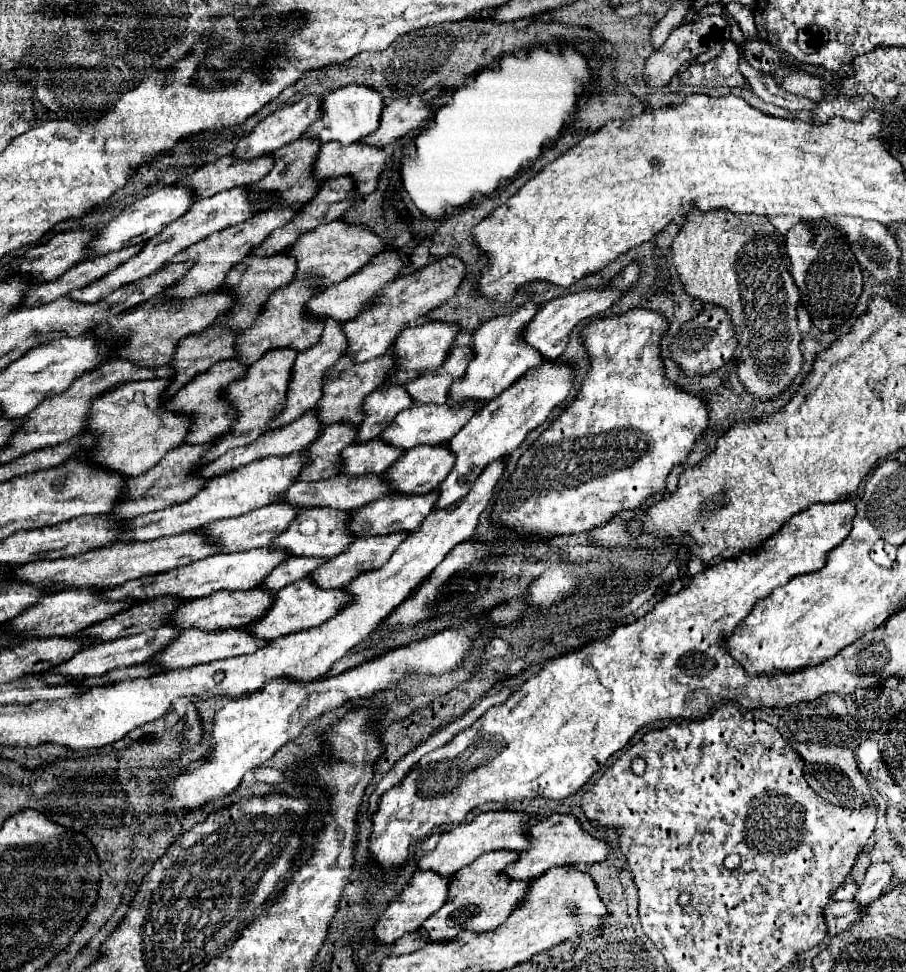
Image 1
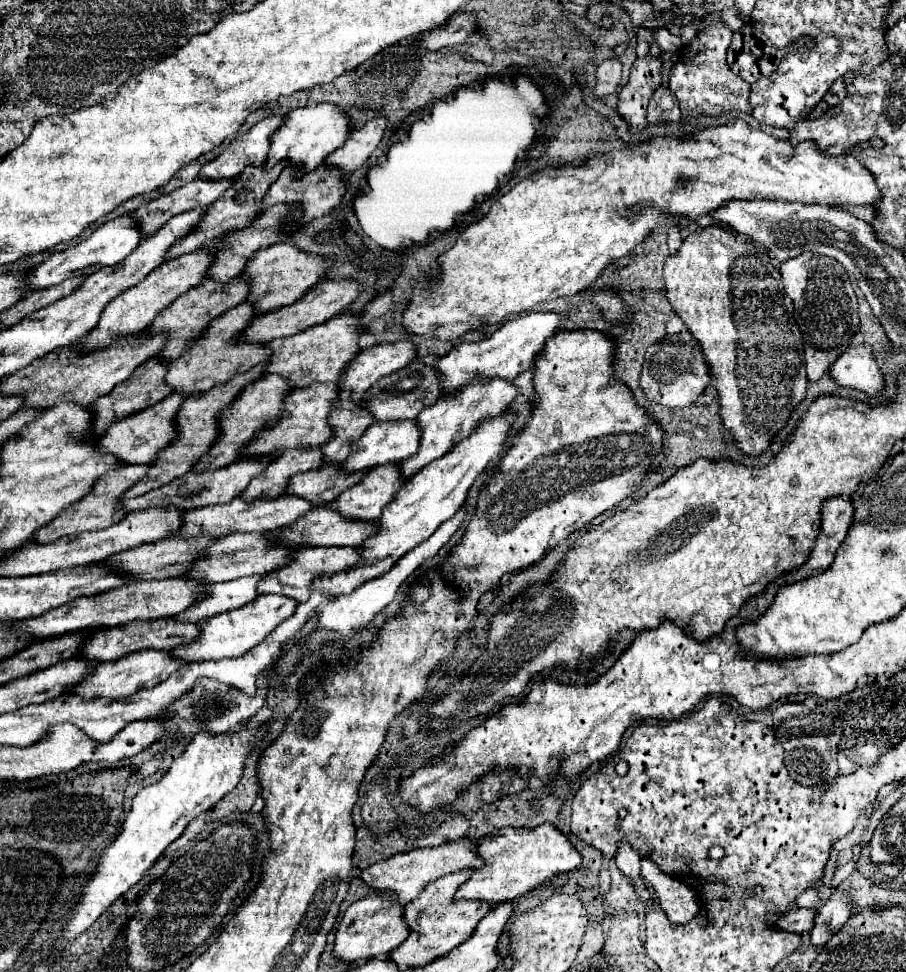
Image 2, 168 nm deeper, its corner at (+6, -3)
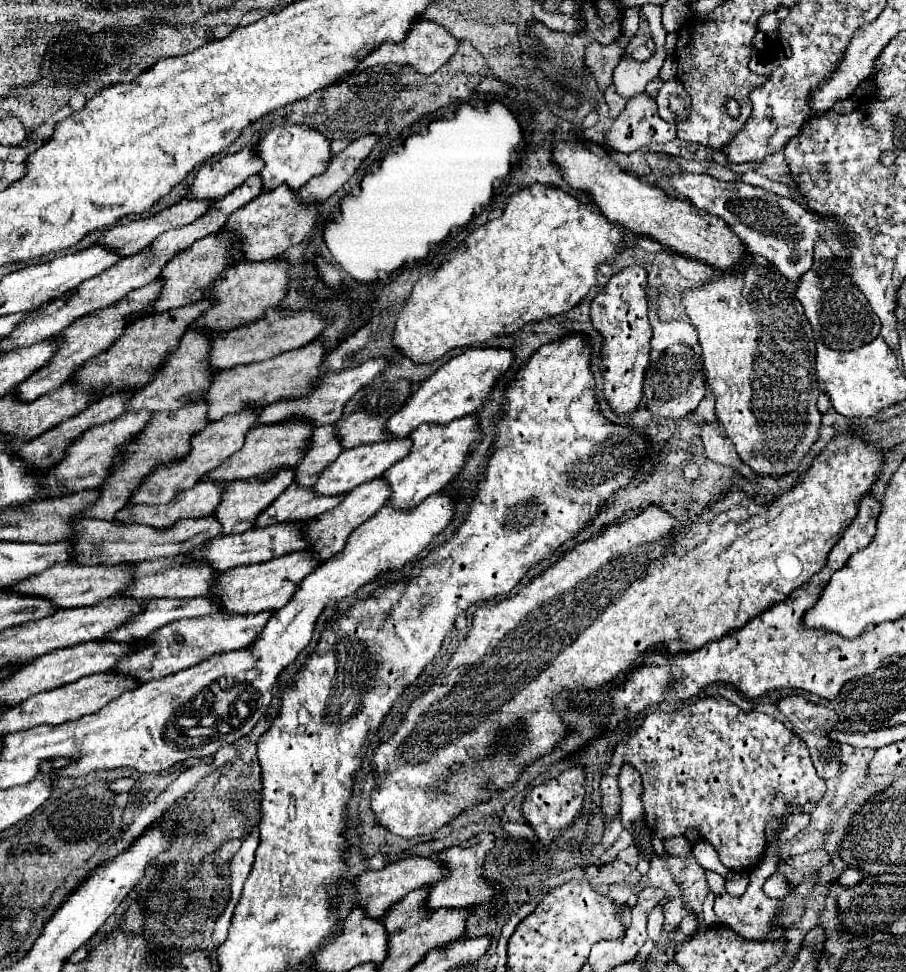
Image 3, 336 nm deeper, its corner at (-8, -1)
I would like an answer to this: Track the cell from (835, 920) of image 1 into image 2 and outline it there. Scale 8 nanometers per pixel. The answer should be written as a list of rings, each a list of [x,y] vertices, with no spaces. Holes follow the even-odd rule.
[[[796,909],[796,911],[788,911],[788,915],[784,915],[784,919],[780,921],[780,927],[784,927],[786,931],[810,933],[814,927],[814,919],[816,919],[816,911]]]

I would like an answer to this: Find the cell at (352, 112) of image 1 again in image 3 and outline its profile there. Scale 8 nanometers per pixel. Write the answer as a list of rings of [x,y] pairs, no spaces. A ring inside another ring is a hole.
[[[282,125],[274,127],[256,147],[254,153],[264,161],[262,171],[258,173],[262,179],[262,193],[270,193],[280,185],[286,185],[290,191],[298,191],[312,177],[324,173],[330,163],[330,141],[318,135],[318,131],[302,131],[300,125]]]

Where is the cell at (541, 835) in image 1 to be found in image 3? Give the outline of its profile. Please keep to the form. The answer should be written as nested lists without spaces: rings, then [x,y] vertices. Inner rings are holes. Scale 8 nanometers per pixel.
[[[478,833],[472,839],[456,845],[456,847],[448,847],[438,851],[434,857],[448,869],[448,875],[440,877],[436,883],[430,883],[428,889],[428,897],[424,901],[426,909],[440,909],[440,907],[448,907],[448,909],[462,909],[474,903],[482,903],[488,901],[494,893],[502,891],[498,885],[490,885],[482,879],[482,863],[484,857],[488,853],[488,849],[492,847],[494,837],[490,833]]]

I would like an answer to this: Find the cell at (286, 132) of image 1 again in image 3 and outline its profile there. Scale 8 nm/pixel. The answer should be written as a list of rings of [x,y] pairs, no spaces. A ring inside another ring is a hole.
[[[246,147],[240,153],[226,155],[220,161],[204,163],[192,185],[188,187],[186,197],[188,199],[200,199],[200,201],[218,201],[226,197],[230,191],[234,191],[238,185],[242,185],[248,177],[258,175],[258,161],[250,157],[250,149]]]

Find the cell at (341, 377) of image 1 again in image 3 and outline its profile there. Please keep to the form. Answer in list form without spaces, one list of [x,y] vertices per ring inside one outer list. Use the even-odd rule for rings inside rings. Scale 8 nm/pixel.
[[[288,421],[286,425],[260,425],[246,435],[246,443],[240,451],[230,455],[218,469],[204,475],[204,481],[216,483],[232,483],[238,479],[258,477],[260,481],[268,481],[278,473],[278,469],[292,469],[298,459],[302,459],[302,449],[310,437],[310,425],[302,425],[302,421]]]

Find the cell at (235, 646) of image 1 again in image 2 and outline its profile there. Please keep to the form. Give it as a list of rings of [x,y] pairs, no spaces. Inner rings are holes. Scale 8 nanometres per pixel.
[[[144,649],[144,651],[130,653],[126,657],[120,657],[116,661],[110,661],[110,663],[102,663],[88,679],[84,679],[82,683],[78,683],[76,687],[72,687],[68,691],[74,691],[74,693],[78,693],[86,699],[100,697],[100,695],[104,695],[104,697],[124,697],[124,695],[132,695],[140,689],[154,687],[156,683],[162,683],[164,679],[168,679],[174,671],[178,671],[182,667],[188,667],[188,665],[190,665],[188,661],[172,657],[172,651]]]

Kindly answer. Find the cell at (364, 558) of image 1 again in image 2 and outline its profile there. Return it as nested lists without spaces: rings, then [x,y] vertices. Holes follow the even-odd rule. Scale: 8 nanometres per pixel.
[[[300,547],[294,555],[292,561],[284,567],[280,567],[278,571],[268,573],[260,585],[258,585],[258,595],[264,593],[276,593],[276,595],[284,595],[290,599],[296,599],[298,603],[308,601],[308,597],[312,595],[312,585],[318,577],[324,575],[336,575],[340,571],[348,571],[352,569],[358,561],[362,559],[362,547]]]

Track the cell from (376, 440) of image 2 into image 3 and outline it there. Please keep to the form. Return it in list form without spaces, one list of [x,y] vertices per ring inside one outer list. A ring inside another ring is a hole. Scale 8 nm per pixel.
[[[406,439],[406,441],[380,441],[380,443],[374,443],[374,445],[362,445],[358,449],[342,451],[338,455],[338,459],[334,463],[330,463],[318,475],[318,481],[312,487],[312,491],[316,495],[324,495],[324,497],[344,495],[344,493],[352,491],[354,487],[358,487],[362,483],[378,479],[390,465],[394,465],[394,461],[398,461],[398,457],[406,457],[406,449],[410,449],[410,439]]]

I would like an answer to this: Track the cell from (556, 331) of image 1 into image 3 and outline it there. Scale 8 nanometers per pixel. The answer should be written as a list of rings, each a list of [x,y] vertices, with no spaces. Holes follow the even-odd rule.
[[[476,347],[476,349],[464,351],[462,355],[446,361],[432,377],[428,377],[420,385],[420,389],[408,397],[408,401],[402,405],[402,409],[398,409],[386,421],[384,429],[394,439],[404,439],[422,423],[446,425],[454,419],[474,413],[490,397],[494,383],[510,369],[512,363],[514,363],[514,355],[512,355],[512,351],[506,351],[506,349]]]

